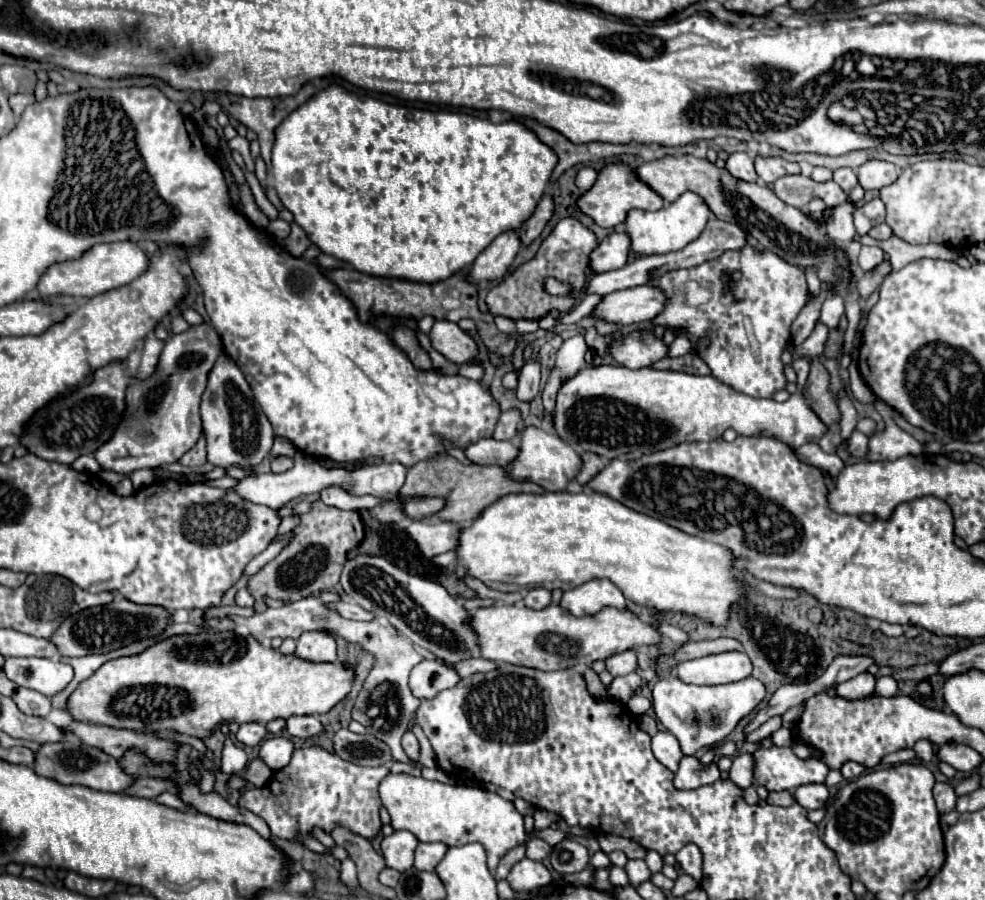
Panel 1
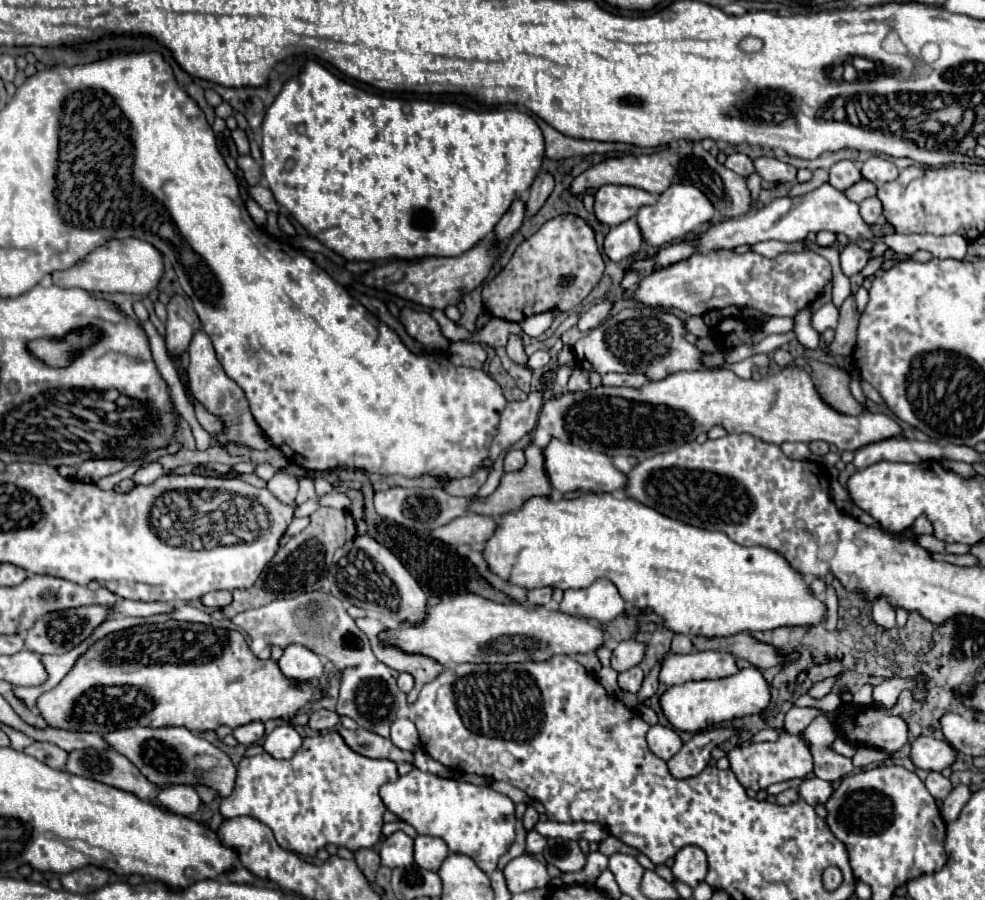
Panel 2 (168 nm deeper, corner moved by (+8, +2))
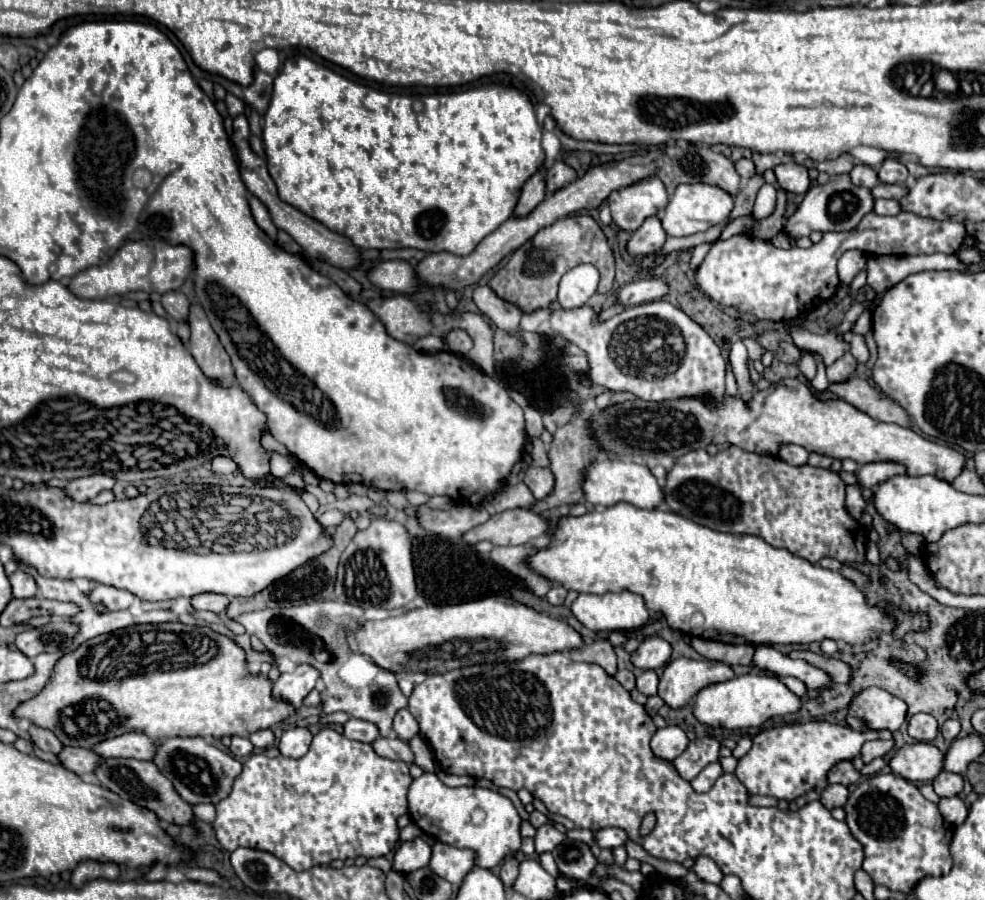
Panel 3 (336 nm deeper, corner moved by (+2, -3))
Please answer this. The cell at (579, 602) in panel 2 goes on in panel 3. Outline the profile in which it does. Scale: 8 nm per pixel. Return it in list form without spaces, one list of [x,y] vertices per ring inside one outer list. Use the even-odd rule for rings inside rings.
[[[631,591],[621,593],[605,593],[605,595],[593,595],[593,593],[581,593],[573,605],[573,615],[591,631],[637,631],[649,621],[649,609],[645,607],[645,601],[641,595],[635,595]]]

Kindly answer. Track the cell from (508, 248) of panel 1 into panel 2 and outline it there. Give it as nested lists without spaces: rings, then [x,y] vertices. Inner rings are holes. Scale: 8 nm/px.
[[[515,200],[511,204],[511,208],[505,212],[505,216],[499,220],[499,224],[495,226],[495,230],[493,230],[495,240],[497,242],[509,240],[521,228],[523,220],[525,220],[525,204],[521,200]]]

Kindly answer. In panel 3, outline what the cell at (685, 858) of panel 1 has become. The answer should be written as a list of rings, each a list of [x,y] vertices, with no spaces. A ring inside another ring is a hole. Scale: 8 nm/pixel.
[[[697,857],[697,861],[695,861],[695,865],[691,867],[691,871],[697,873],[697,877],[703,879],[703,881],[707,881],[707,883],[721,883],[721,879],[723,879],[721,869],[719,869],[717,863],[715,863],[713,859],[709,859],[709,857]]]

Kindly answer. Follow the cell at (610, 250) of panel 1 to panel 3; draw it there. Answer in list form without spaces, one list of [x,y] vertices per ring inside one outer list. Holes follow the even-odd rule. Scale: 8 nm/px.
[[[653,215],[645,219],[645,223],[631,235],[629,253],[631,255],[653,255],[661,249],[665,239],[667,235],[665,235],[665,229],[661,227],[661,219]]]

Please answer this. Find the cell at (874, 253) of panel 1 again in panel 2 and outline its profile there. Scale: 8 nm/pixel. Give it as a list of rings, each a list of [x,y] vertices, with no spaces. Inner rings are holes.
[[[849,244],[843,248],[841,252],[841,270],[845,276],[853,276],[853,274],[859,274],[863,270],[863,266],[875,258],[875,256],[881,256],[883,252],[887,250],[885,244],[873,244],[871,250],[865,250],[857,244]]]

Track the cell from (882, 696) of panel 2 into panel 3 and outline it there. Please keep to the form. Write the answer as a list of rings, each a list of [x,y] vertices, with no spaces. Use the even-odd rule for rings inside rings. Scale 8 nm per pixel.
[[[869,687],[851,699],[849,715],[861,717],[869,729],[895,731],[903,725],[907,709],[903,701],[891,695],[889,691],[879,687]]]

